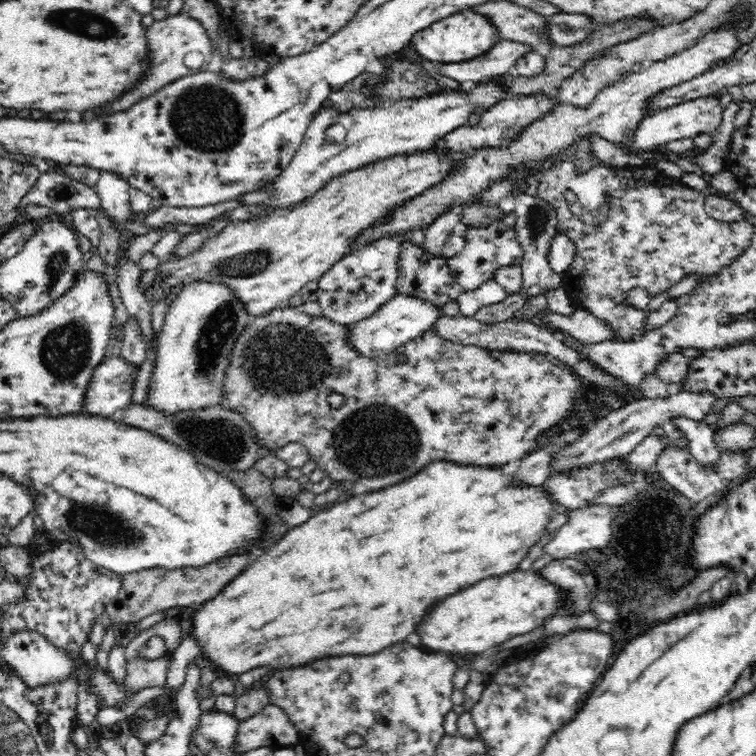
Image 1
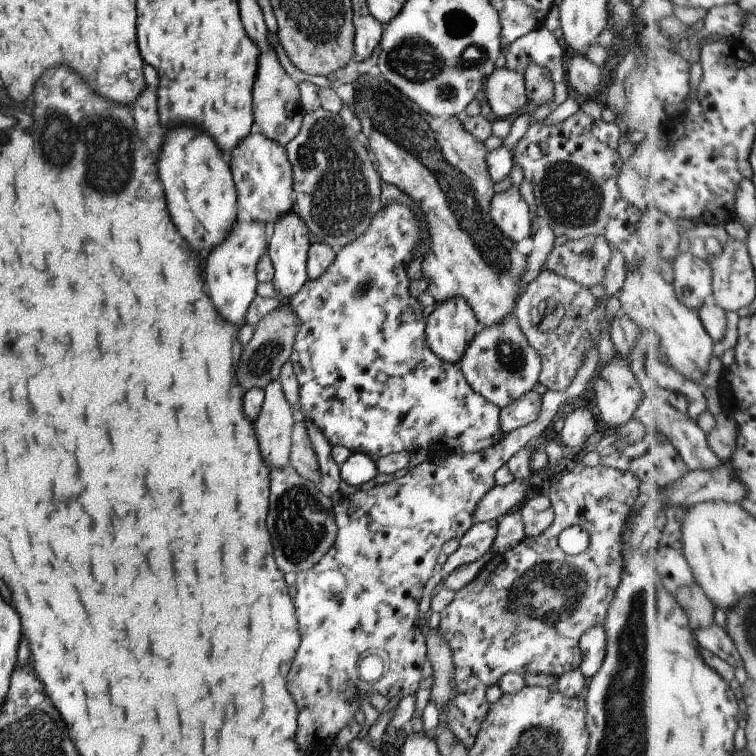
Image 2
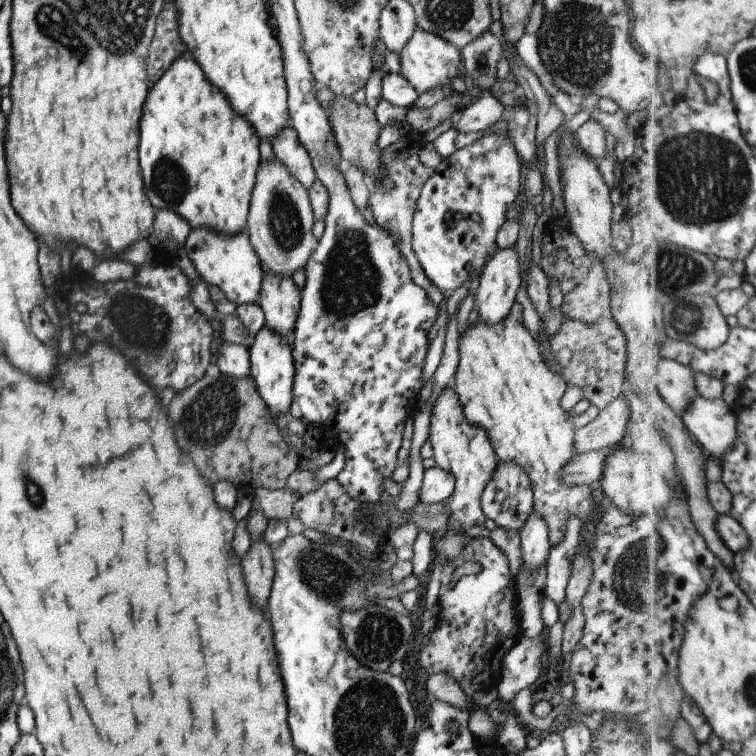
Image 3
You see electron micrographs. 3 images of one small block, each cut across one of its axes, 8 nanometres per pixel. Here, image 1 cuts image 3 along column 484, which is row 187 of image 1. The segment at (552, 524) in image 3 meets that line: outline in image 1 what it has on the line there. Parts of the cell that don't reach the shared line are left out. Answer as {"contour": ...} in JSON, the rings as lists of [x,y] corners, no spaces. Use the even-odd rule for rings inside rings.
{"contour":[[[430,148],[412,155],[394,156],[342,173],[335,179],[329,180],[324,188],[302,202],[283,209],[276,209],[268,213],[266,218],[256,220],[256,222],[233,221],[201,249],[194,251],[192,255],[183,259],[172,257],[165,262],[161,261],[158,266],[141,276],[139,287],[142,289],[146,288],[148,284],[152,284],[156,278],[156,272],[165,276],[164,291],[170,290],[174,286],[179,290],[192,280],[220,282],[233,290],[236,298],[240,299],[250,314],[262,316],[288,305],[288,300],[294,294],[298,294],[304,284],[318,280],[333,264],[342,260],[362,231],[372,230],[372,228],[392,220],[391,214],[397,208],[405,205],[409,200],[415,199],[416,196],[420,196],[431,186],[442,182],[462,163],[464,163],[464,158],[461,155],[448,153],[444,149]]]}

